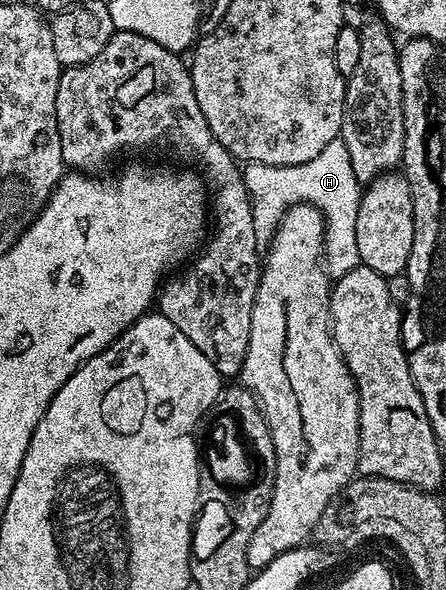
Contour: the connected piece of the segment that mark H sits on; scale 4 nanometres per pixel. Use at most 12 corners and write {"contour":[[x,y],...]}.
{"contour":[[339,138],[298,166],[245,163],[260,245],[289,208],[324,216],[329,277],[361,267],[362,185]]}

